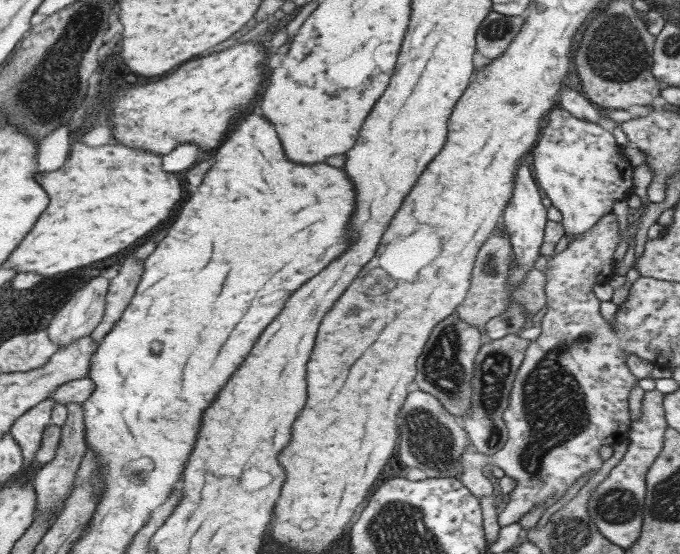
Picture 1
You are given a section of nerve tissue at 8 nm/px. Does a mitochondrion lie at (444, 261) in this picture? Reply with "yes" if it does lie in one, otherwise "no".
no

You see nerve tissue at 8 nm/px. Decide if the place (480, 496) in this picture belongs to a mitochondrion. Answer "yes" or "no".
no

